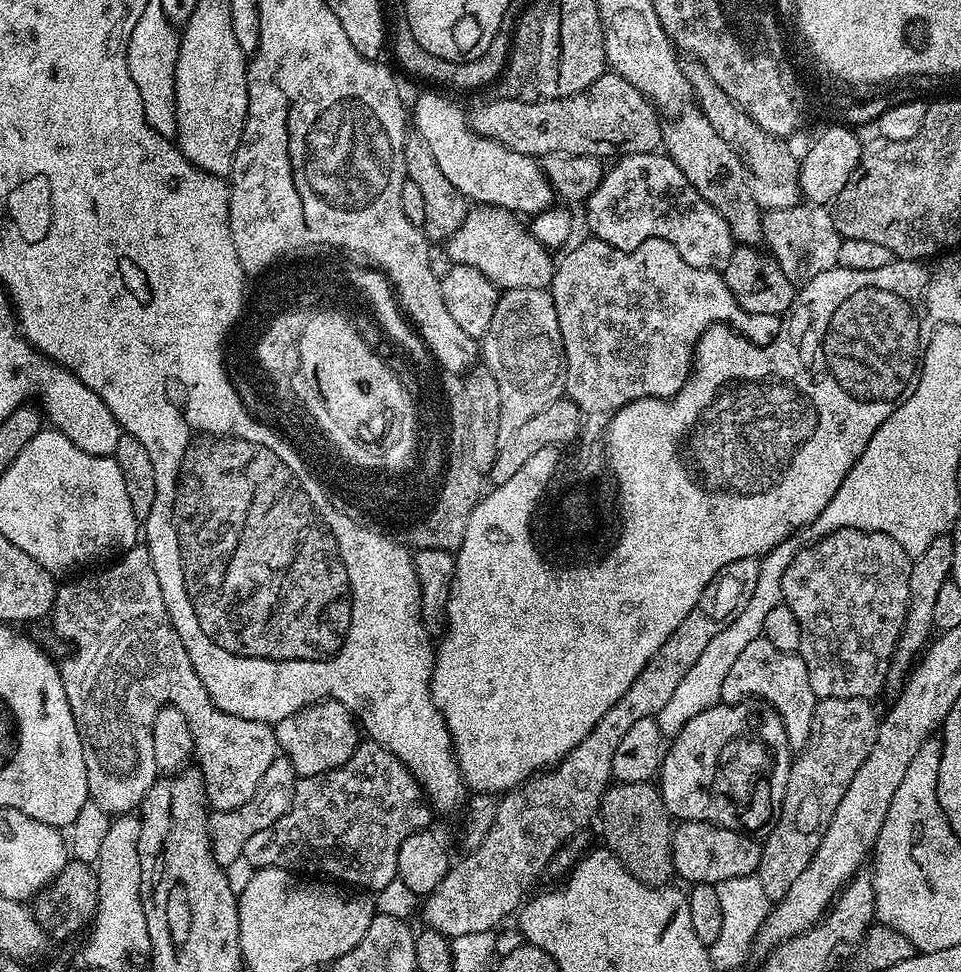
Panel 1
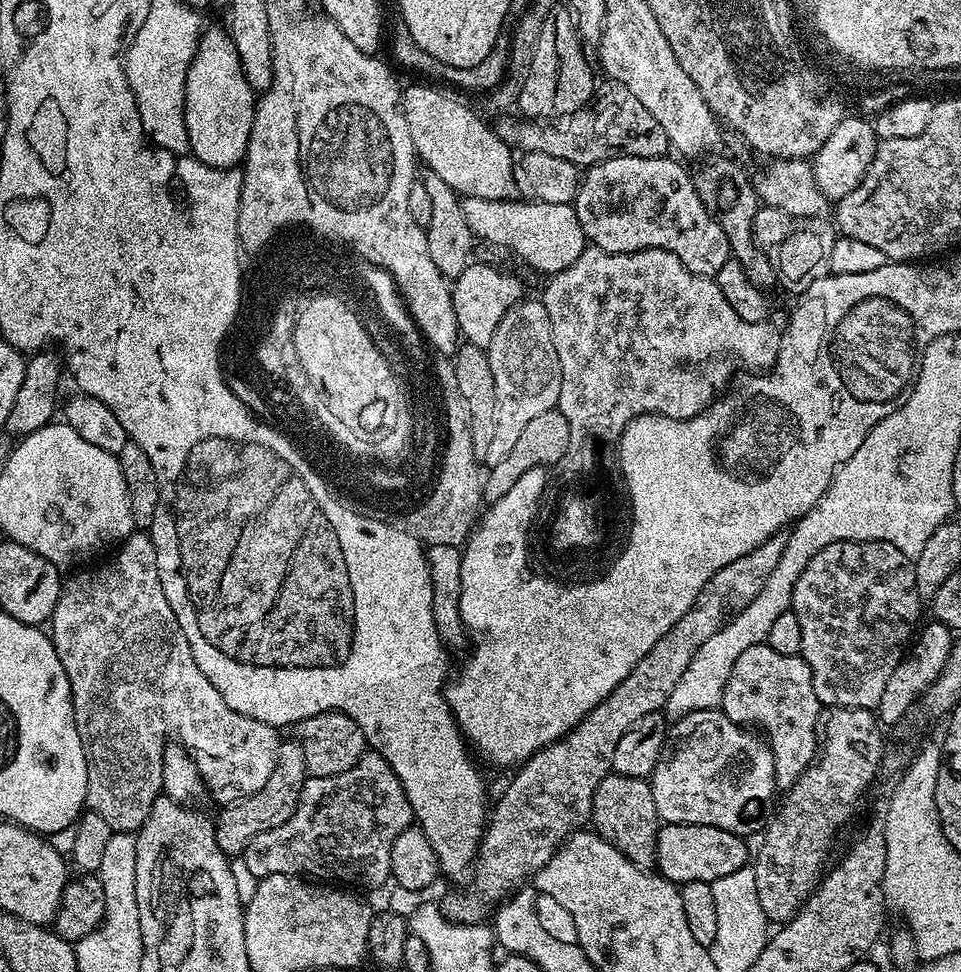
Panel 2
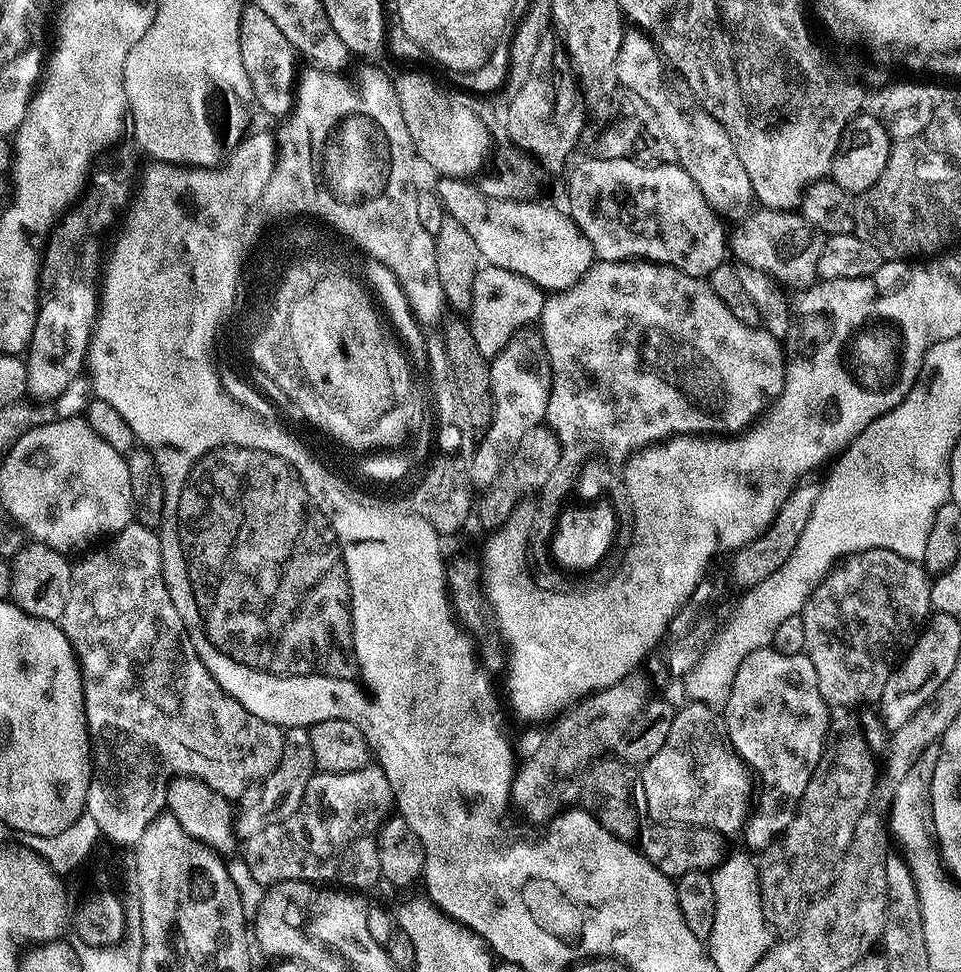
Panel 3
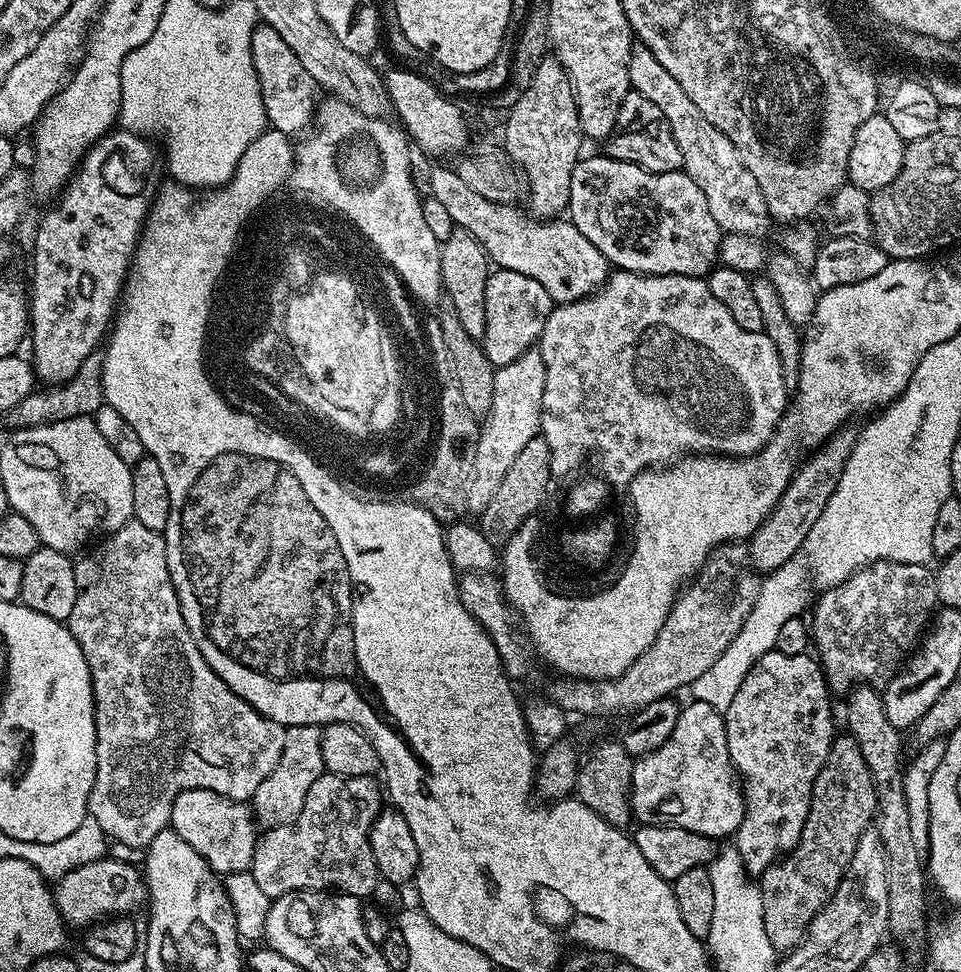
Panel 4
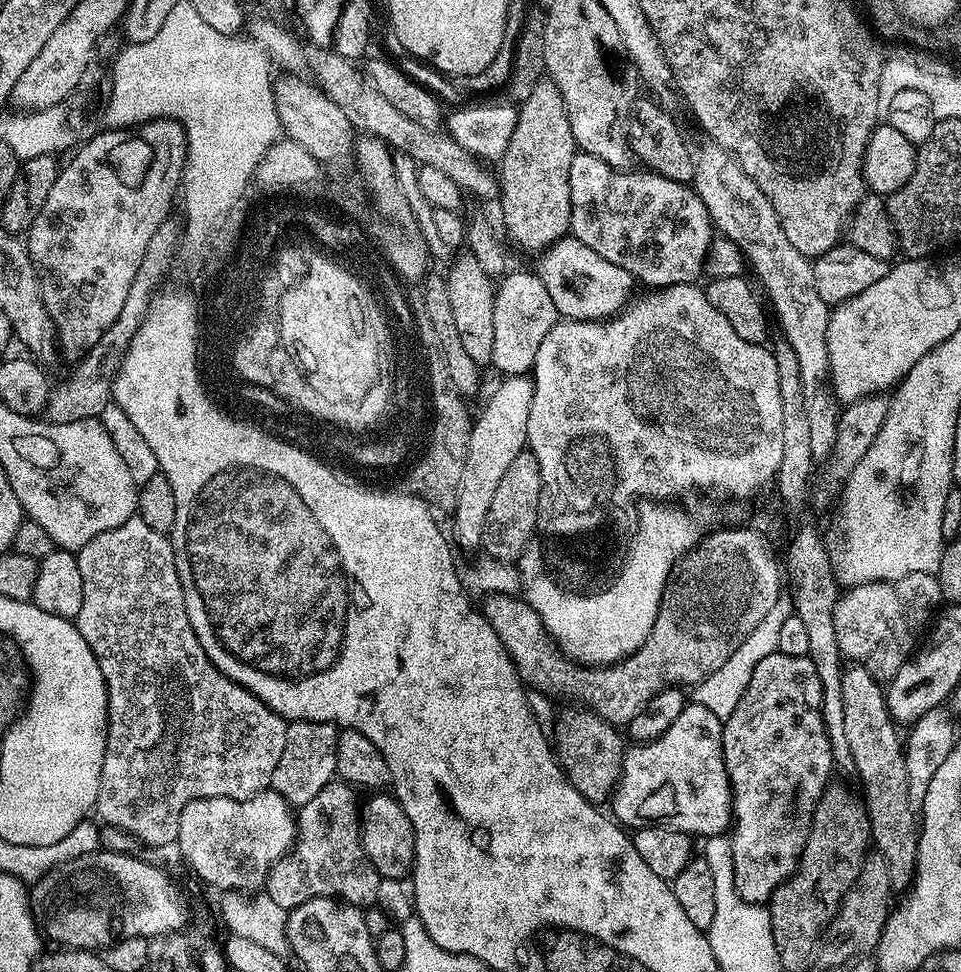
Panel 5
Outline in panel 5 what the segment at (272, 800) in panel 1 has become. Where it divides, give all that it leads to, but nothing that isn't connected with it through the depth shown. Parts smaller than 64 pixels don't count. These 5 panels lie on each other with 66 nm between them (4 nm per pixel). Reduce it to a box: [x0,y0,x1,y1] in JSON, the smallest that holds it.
[271,720,340,809]

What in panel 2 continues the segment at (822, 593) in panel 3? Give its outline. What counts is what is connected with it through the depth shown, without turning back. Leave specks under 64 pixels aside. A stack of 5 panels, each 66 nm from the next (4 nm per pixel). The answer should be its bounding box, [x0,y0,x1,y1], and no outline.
[790,540,922,709]

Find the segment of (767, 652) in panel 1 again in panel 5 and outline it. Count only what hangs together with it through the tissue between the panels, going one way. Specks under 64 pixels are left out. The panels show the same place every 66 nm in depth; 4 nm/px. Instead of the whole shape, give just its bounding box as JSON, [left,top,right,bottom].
[722,652,834,905]

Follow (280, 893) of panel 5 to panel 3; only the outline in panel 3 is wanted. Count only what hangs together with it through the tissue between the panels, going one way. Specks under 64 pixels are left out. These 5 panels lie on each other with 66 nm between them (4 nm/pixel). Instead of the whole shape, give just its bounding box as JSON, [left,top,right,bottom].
[242,762,394,890]

